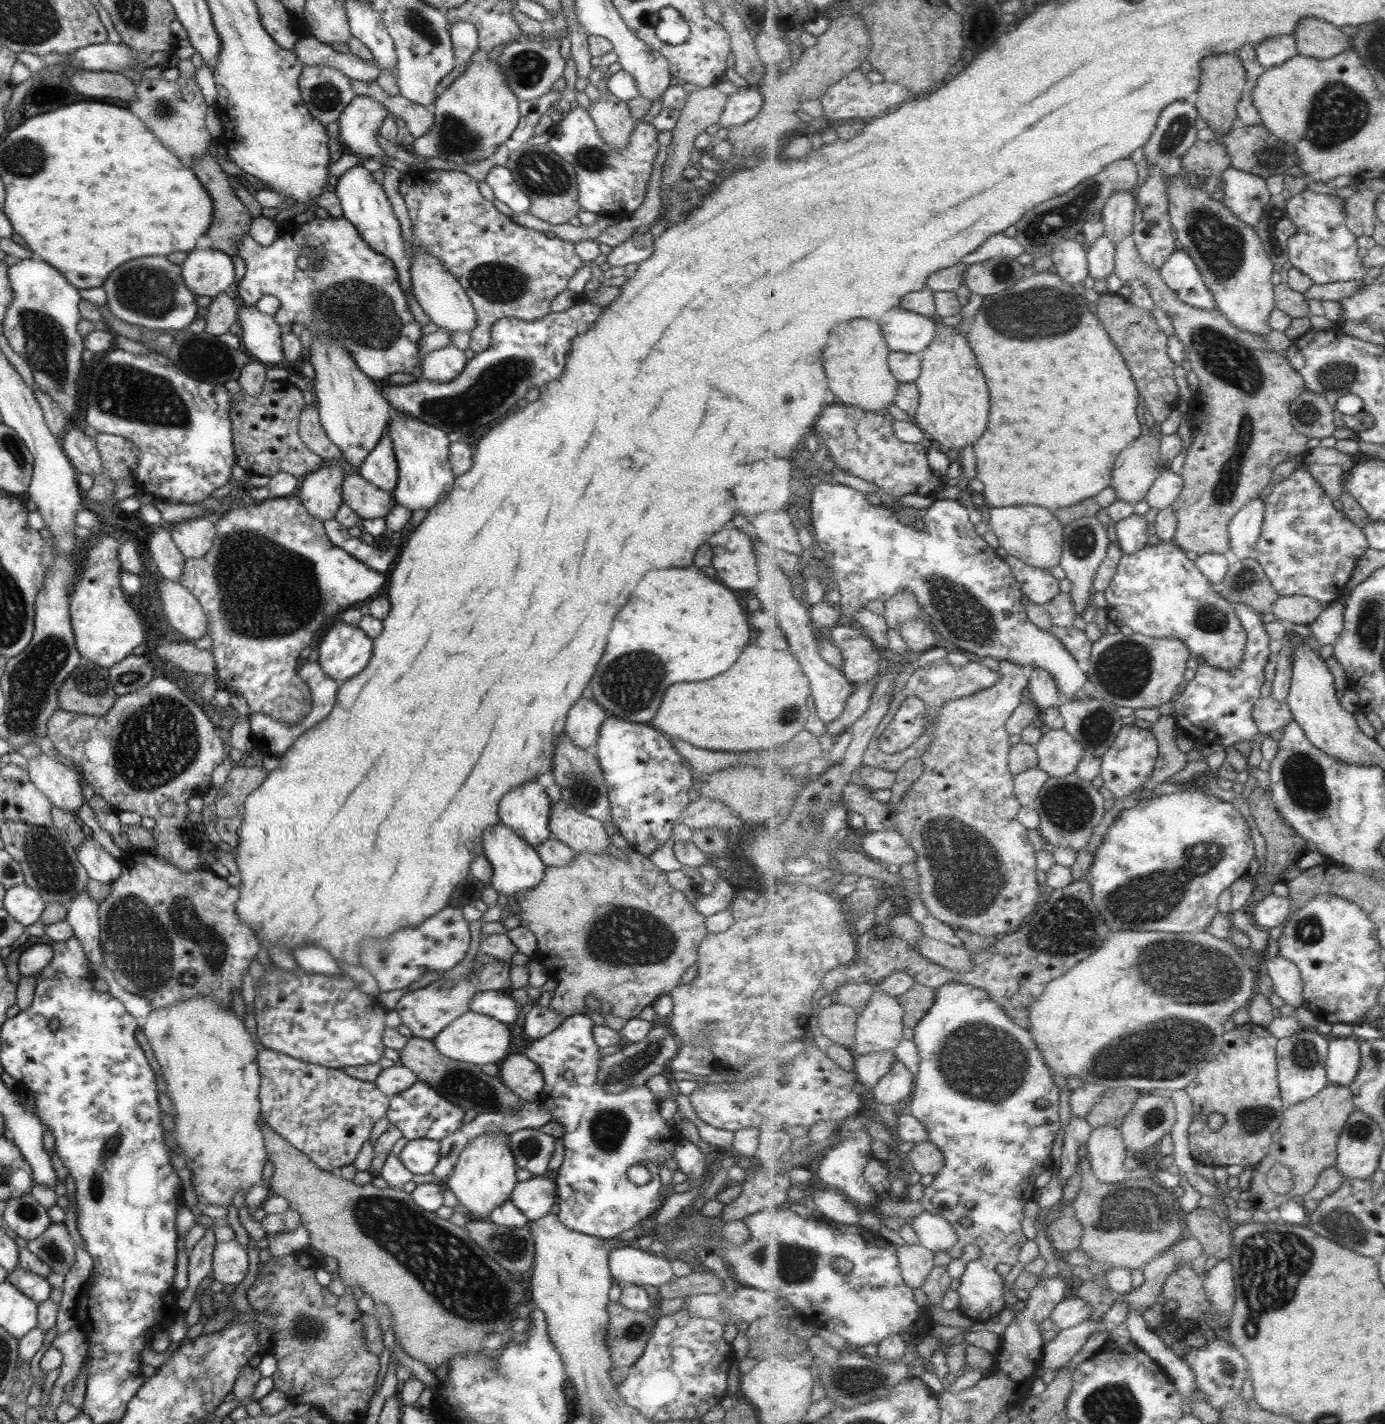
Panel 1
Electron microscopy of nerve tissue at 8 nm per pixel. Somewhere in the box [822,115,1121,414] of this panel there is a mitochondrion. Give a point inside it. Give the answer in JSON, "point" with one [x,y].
{"point":[1044,310]}

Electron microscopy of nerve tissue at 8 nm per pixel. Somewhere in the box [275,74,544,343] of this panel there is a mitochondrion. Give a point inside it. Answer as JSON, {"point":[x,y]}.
{"point":[498,282]}

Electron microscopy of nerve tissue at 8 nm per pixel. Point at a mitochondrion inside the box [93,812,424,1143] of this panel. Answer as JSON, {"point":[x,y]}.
{"point":[140,943]}

